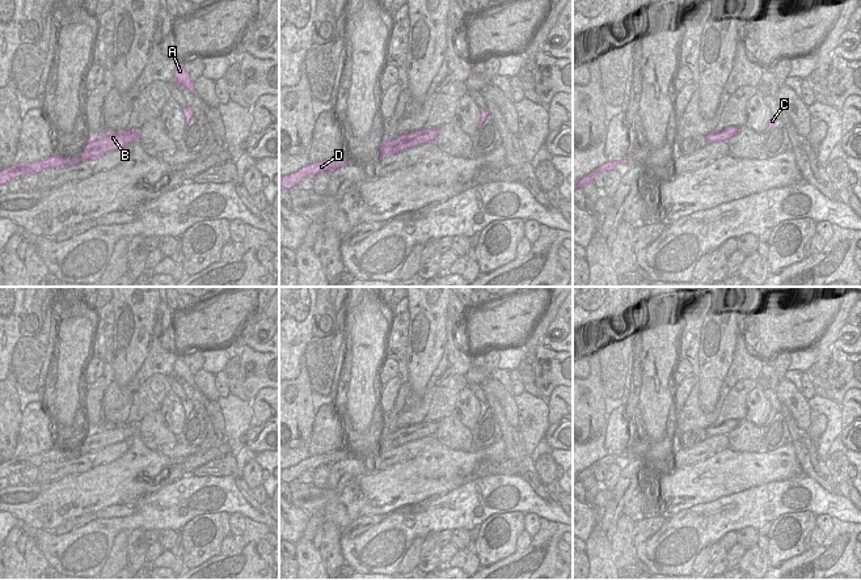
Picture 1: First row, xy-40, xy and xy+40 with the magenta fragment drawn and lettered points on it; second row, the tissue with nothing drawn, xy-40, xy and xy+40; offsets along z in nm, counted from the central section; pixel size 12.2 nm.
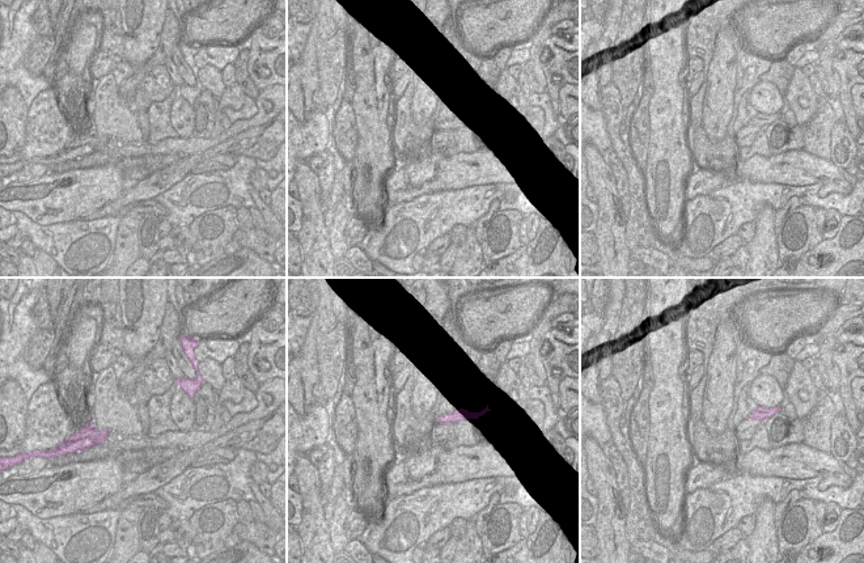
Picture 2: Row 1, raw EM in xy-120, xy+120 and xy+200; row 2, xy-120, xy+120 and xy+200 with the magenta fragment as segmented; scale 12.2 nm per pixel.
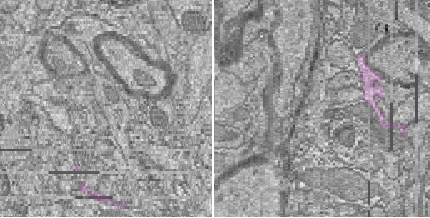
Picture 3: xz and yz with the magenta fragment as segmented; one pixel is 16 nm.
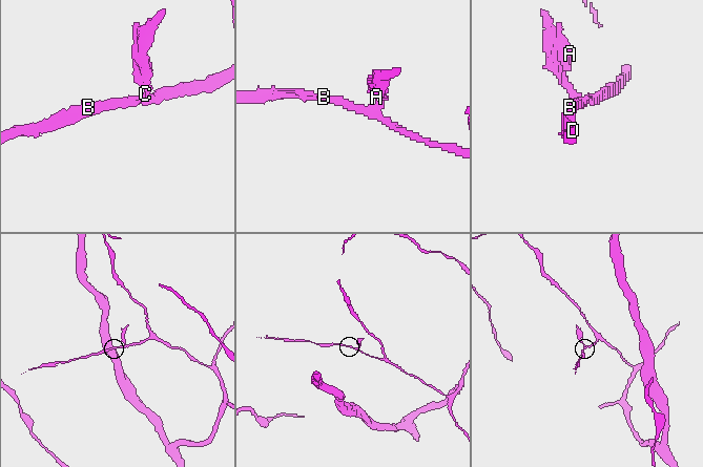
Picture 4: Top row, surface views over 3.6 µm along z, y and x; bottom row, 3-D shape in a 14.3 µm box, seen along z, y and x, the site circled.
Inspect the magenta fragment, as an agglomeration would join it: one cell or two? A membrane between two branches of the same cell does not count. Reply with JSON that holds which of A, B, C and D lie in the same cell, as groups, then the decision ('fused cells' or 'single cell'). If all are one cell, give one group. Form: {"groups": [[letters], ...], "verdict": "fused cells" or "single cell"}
{"groups": [["A"], ["B", "C", "D"]], "verdict": "fused cells"}

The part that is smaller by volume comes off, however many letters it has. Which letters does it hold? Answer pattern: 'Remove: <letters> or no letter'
Remove: A

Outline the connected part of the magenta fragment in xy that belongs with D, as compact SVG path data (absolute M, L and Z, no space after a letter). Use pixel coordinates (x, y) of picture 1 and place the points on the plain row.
M342 449L328 452L325 454L311 456L309 458L299 462L292 467L280 470L279 480L290 483L300 478L300 475L307 470L315 470L318 466L332 466L342 460L346 460L347 457L349 454L345 453Z

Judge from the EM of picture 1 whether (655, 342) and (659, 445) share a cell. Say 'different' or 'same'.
same

